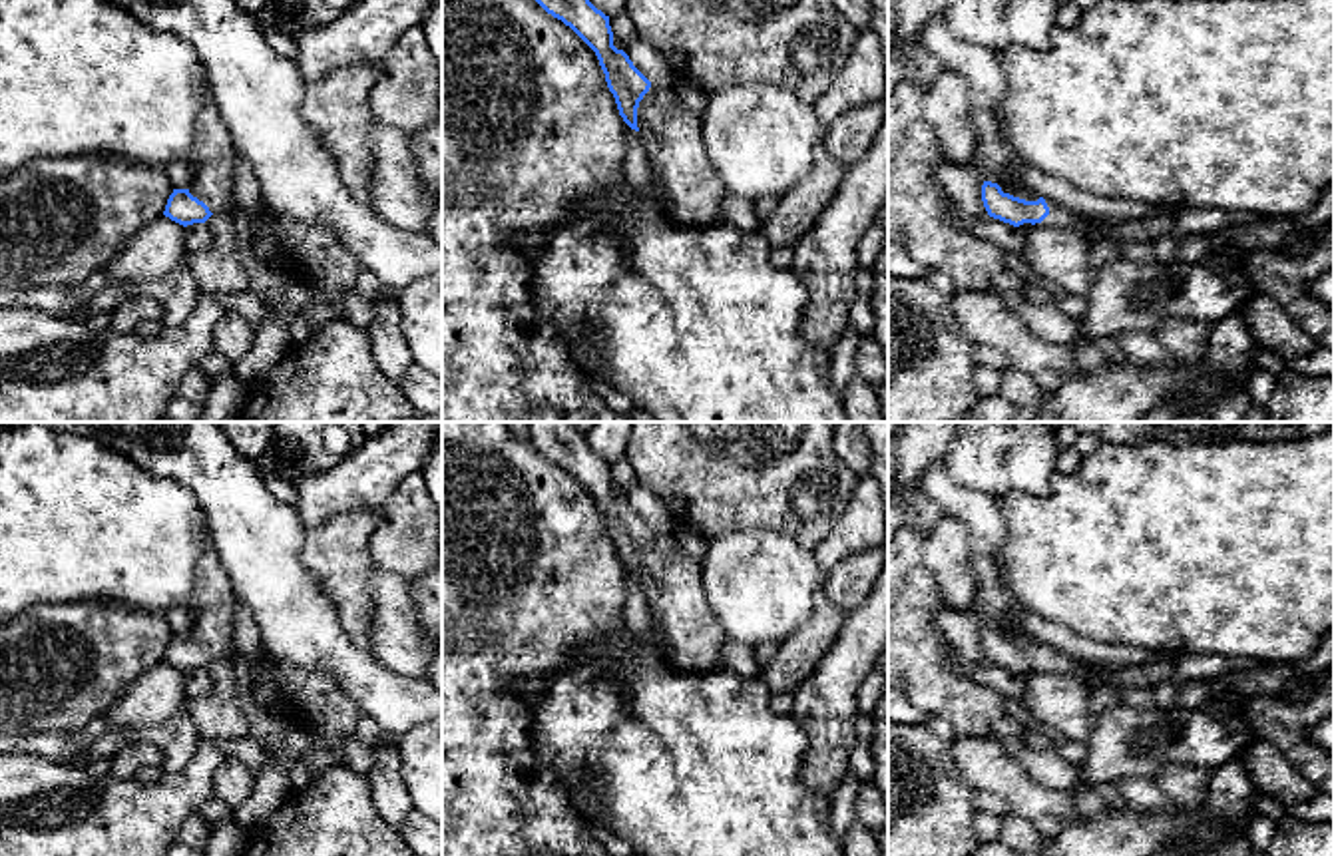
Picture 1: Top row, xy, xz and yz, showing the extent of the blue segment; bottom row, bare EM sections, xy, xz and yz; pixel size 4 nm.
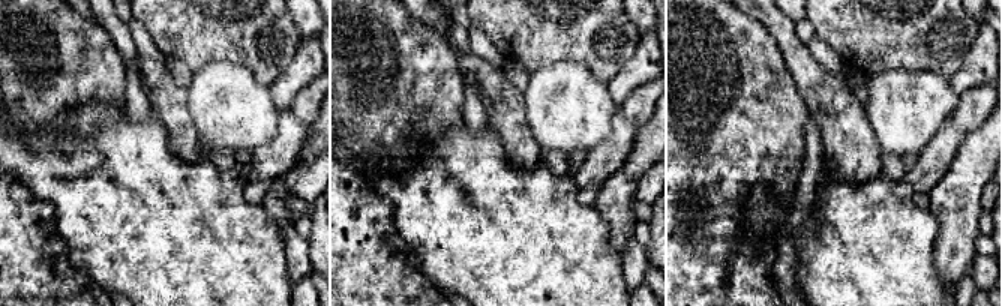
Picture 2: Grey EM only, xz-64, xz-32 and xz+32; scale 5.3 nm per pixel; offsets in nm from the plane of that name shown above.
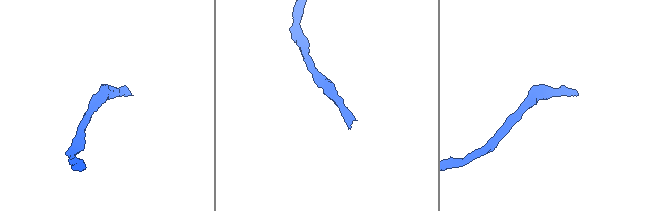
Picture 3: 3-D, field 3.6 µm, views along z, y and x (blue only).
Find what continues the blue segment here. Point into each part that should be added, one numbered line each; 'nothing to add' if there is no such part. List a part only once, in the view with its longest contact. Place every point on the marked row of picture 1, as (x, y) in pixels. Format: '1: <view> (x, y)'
1: yz (996, 162)

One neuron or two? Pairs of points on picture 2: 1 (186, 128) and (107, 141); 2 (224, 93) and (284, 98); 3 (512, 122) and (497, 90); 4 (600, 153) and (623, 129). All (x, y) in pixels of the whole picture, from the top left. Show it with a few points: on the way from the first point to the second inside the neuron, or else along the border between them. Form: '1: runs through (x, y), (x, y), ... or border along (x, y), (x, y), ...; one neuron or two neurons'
1: border along (152, 110), (167, 134), (168, 146), (186, 161); two neurons
2: border along (267, 87), (279, 111); two neurons
3: runs through (507, 114), (501, 98); one neuron
4: runs through (606, 149), (620, 135); one neuron

